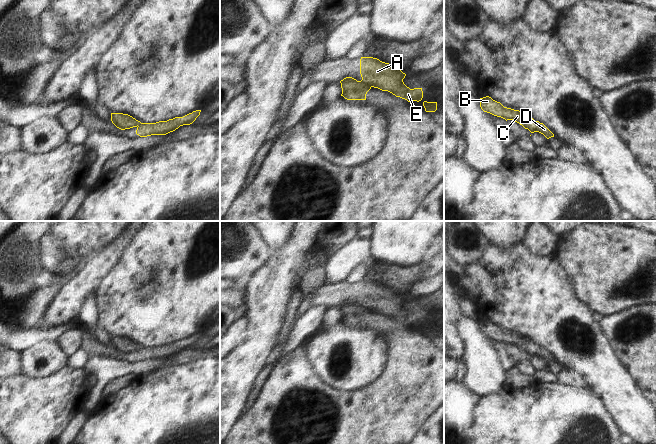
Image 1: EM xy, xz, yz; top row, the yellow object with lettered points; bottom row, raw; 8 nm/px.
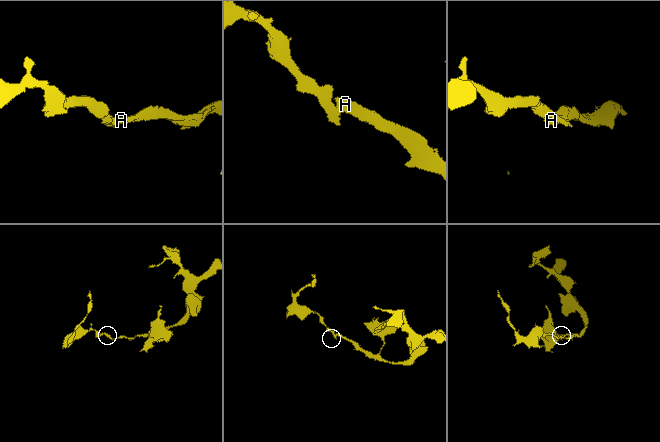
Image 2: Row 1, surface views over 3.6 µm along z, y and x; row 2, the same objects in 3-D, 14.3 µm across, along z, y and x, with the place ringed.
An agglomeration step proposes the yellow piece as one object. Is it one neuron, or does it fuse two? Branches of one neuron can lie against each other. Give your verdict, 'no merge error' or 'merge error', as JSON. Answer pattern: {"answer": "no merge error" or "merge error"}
{"answer": "merge error"}

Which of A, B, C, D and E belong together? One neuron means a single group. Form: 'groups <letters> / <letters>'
groups A E / B C D

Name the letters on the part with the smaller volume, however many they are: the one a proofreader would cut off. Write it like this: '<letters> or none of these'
B, C, D

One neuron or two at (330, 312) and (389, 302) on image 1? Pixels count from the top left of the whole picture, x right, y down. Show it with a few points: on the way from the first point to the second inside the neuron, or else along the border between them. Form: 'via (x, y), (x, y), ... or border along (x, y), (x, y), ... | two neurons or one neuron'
border along (339, 304), (333, 304), (327, 308) | two neurons

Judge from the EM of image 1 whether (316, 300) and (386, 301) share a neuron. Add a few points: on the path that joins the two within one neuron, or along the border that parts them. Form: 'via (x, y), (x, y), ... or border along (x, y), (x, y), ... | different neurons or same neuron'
via (333, 294), (369, 294) | same neuron

